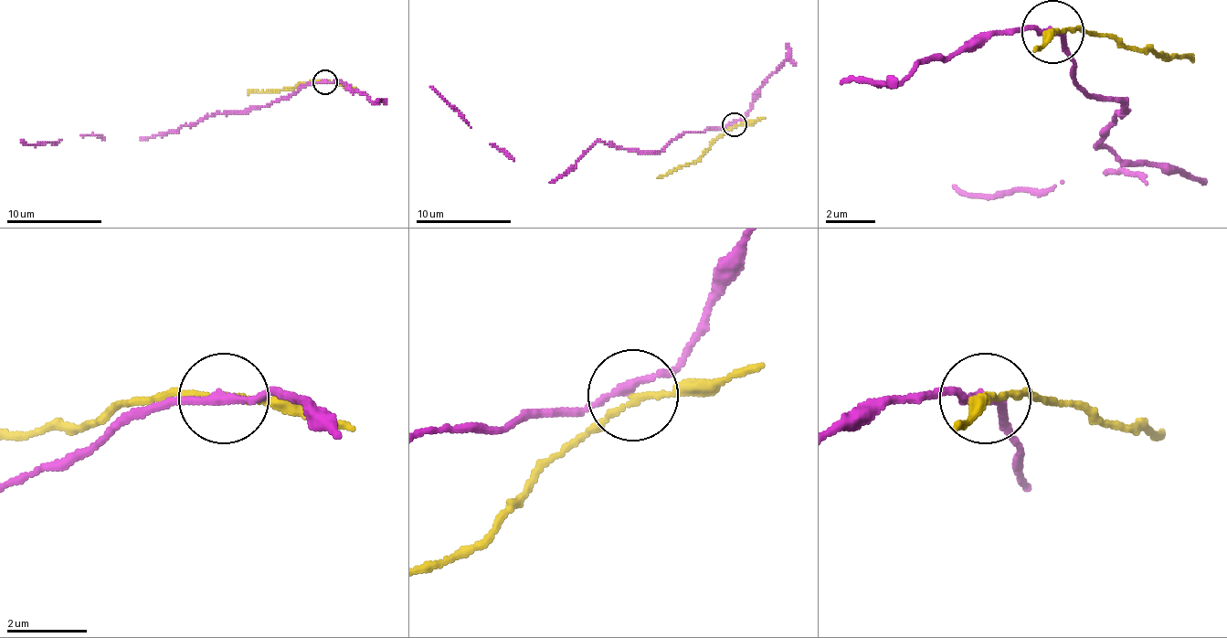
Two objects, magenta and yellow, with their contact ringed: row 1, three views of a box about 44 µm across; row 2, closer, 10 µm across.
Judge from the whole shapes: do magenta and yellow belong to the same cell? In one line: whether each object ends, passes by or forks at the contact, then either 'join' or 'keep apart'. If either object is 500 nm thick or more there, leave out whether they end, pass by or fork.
magenta passes by; yellow passes by; keep apart

